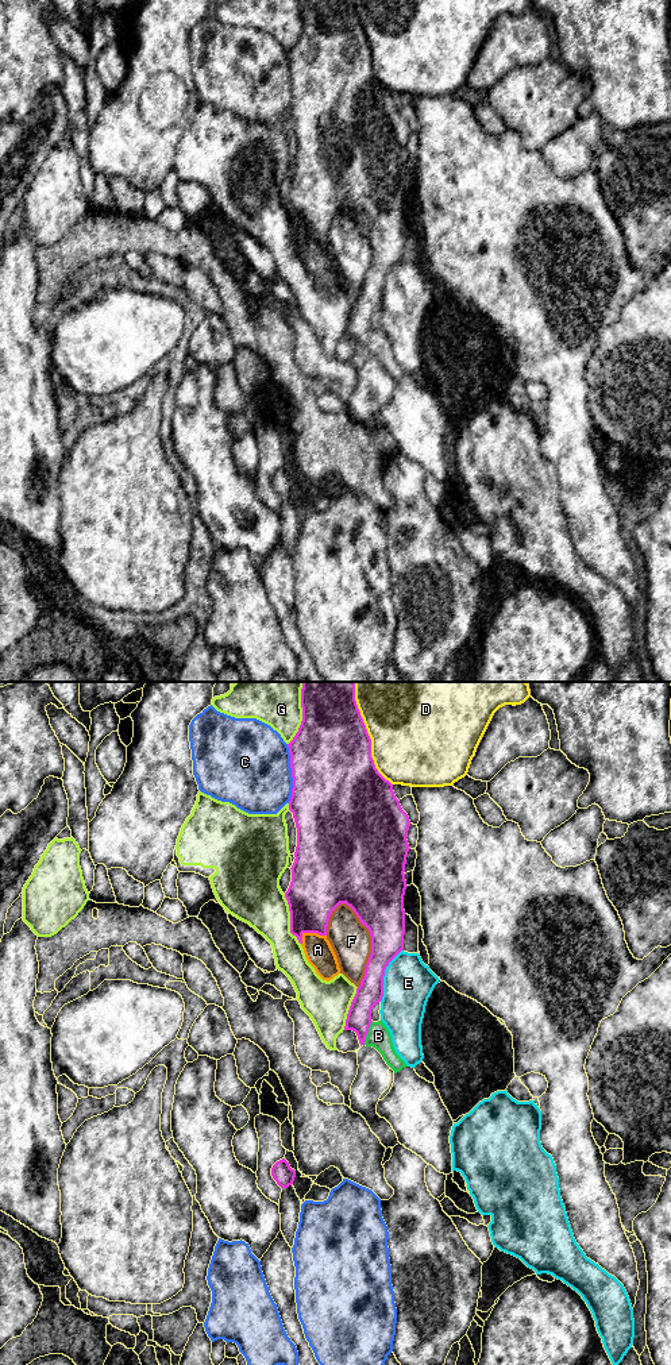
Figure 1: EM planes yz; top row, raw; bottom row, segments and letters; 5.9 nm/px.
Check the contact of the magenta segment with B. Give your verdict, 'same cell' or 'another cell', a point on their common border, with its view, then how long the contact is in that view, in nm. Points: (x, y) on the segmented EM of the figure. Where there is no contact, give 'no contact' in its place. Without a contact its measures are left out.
same cell | yz (367, 1032) | 150 nm

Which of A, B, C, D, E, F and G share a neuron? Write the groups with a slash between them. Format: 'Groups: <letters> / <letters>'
Groups: A / B / C / D / E / F / G

